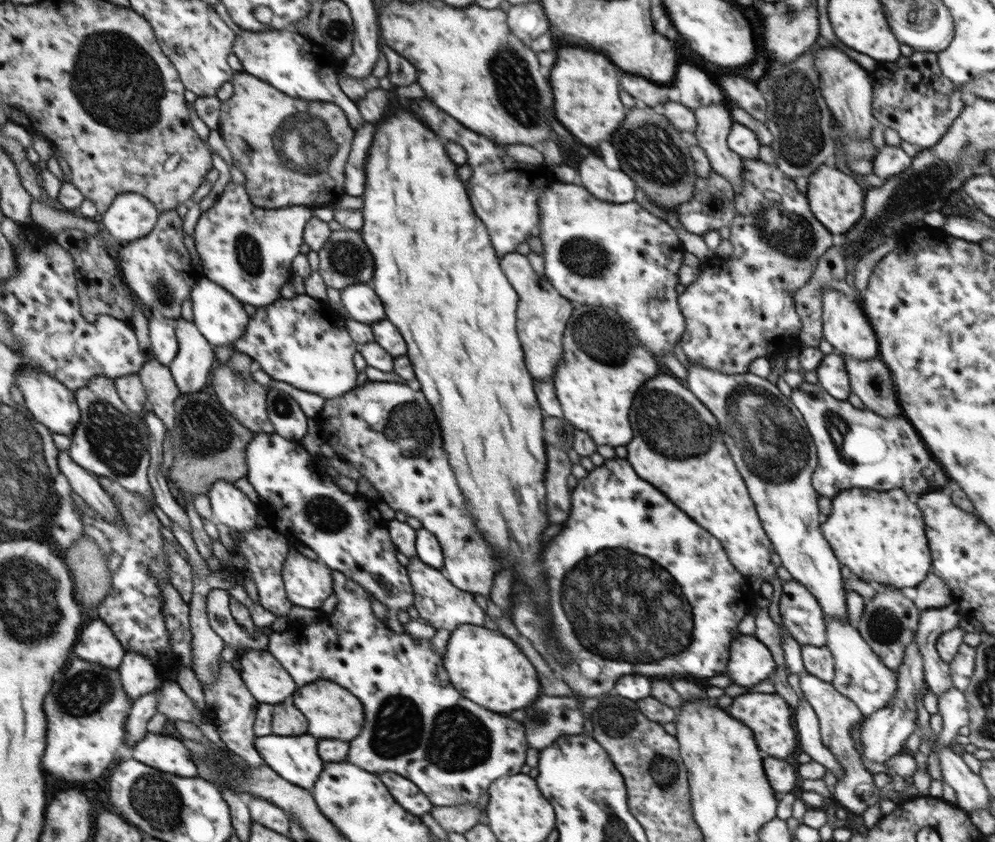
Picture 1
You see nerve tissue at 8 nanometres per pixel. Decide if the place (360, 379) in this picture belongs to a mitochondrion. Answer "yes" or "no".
no

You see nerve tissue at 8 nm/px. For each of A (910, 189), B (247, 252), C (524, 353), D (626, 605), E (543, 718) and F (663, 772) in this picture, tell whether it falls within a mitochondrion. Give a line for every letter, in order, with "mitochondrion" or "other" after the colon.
A: mitochondrion
B: mitochondrion
C: other
D: mitochondrion
E: mitochondrion
F: mitochondrion

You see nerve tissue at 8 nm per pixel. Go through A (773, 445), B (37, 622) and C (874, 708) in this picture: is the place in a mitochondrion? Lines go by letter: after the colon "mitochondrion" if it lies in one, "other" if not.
A: mitochondrion
B: mitochondrion
C: other

